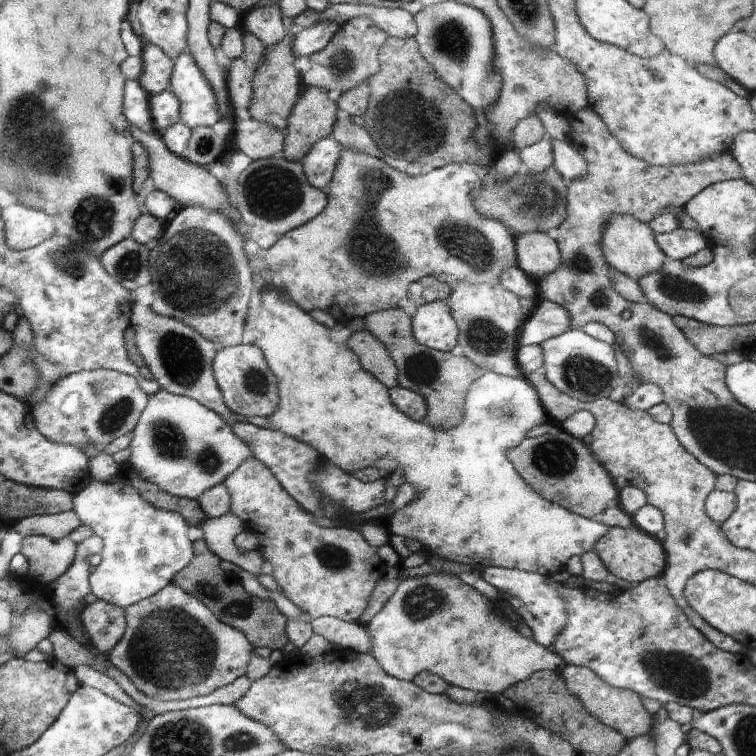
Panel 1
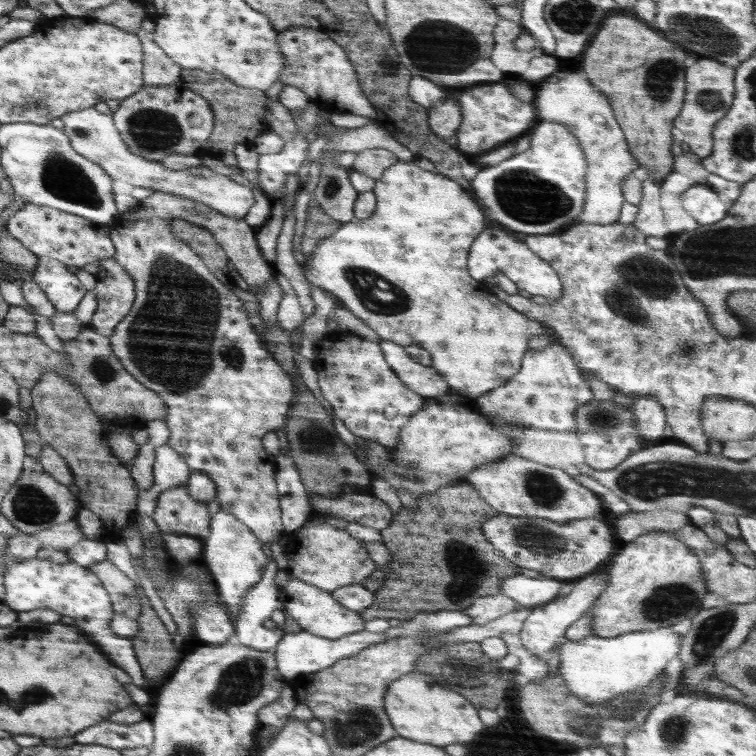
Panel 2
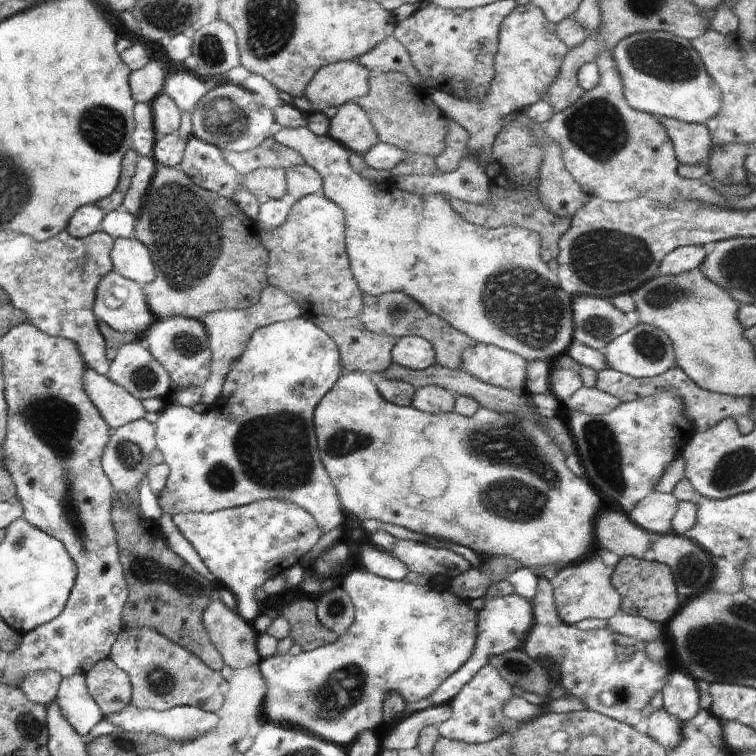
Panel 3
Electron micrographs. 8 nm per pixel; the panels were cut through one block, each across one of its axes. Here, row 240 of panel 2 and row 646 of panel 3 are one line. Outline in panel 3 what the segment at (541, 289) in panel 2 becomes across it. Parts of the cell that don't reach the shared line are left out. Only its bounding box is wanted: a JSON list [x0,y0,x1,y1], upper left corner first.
[429,593,534,705]

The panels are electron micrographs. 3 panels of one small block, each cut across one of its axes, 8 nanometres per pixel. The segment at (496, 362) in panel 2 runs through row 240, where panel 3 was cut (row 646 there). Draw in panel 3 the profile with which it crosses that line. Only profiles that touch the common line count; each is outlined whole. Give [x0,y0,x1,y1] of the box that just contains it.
[259,570,477,744]

